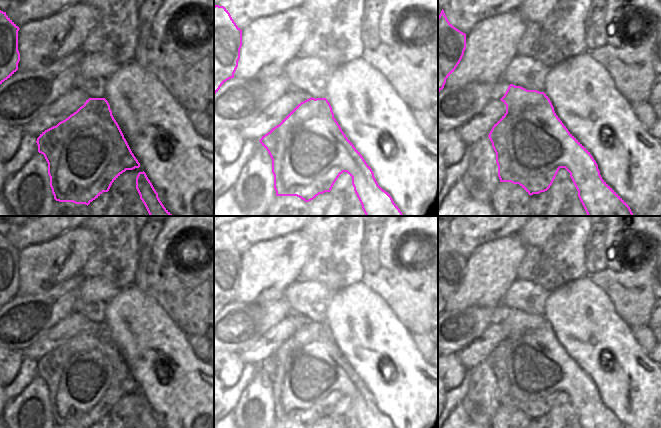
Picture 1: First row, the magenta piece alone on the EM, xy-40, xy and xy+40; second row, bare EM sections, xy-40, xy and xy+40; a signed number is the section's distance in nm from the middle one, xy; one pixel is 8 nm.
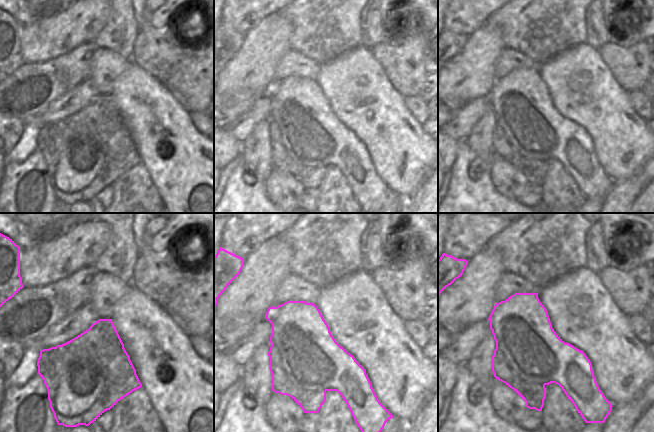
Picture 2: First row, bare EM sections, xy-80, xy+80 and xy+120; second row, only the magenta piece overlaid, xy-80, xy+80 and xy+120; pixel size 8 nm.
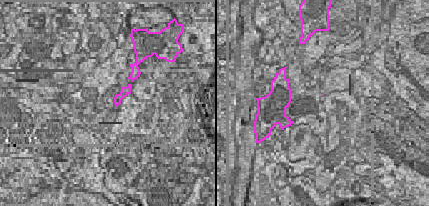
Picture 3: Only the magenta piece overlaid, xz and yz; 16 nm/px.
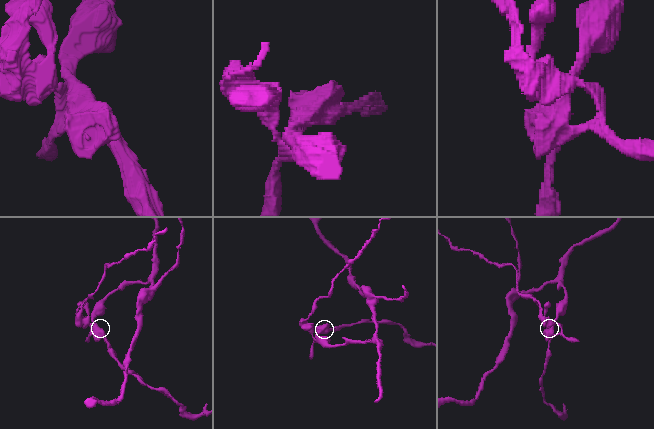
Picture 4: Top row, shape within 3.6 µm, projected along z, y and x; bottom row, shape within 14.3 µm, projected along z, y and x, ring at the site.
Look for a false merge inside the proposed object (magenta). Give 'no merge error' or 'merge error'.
merge error

